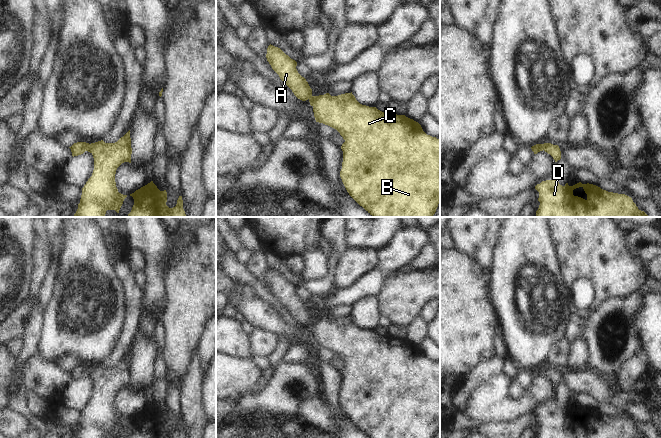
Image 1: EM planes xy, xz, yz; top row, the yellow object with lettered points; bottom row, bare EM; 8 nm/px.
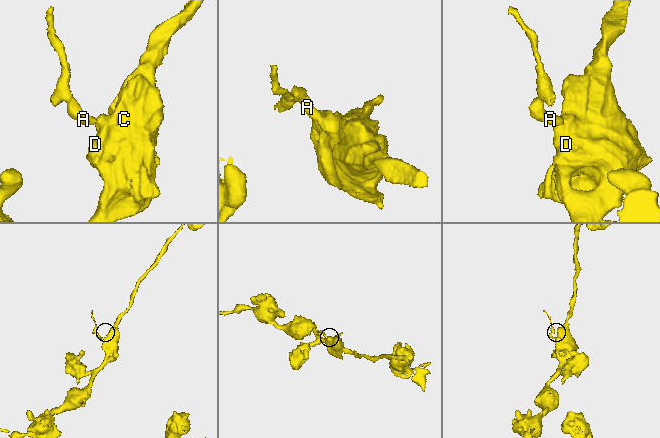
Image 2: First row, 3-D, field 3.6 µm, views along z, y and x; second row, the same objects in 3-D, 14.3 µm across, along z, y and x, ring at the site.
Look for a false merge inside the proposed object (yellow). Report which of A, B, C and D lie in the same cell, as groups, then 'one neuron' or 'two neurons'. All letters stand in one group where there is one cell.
A / B C D; two neurons

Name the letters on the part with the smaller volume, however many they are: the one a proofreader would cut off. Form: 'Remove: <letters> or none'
Remove: A

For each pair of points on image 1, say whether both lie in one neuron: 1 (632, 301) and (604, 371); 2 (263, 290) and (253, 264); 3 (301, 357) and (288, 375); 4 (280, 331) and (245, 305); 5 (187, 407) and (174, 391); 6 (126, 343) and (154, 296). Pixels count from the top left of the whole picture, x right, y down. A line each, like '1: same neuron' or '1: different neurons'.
1: same neuron
2: different neurons
3: different neurons
4: same neuron
5: different neurons
6: different neurons

